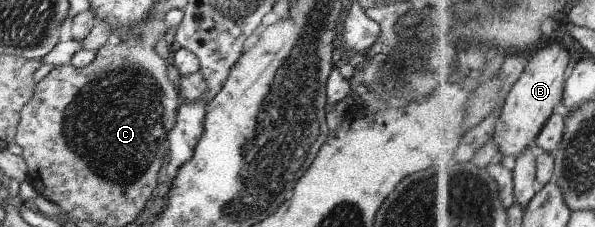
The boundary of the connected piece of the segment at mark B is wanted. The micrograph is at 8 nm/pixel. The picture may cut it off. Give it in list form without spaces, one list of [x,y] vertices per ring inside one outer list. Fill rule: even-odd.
[[[550,44],[532,54],[532,59],[526,64],[505,99],[497,129],[491,132],[492,137],[485,144],[485,146],[495,146],[502,161],[513,164],[513,161],[518,159],[530,145],[536,143],[552,115],[558,109],[562,109],[569,62],[571,62],[571,54],[561,44]]]

